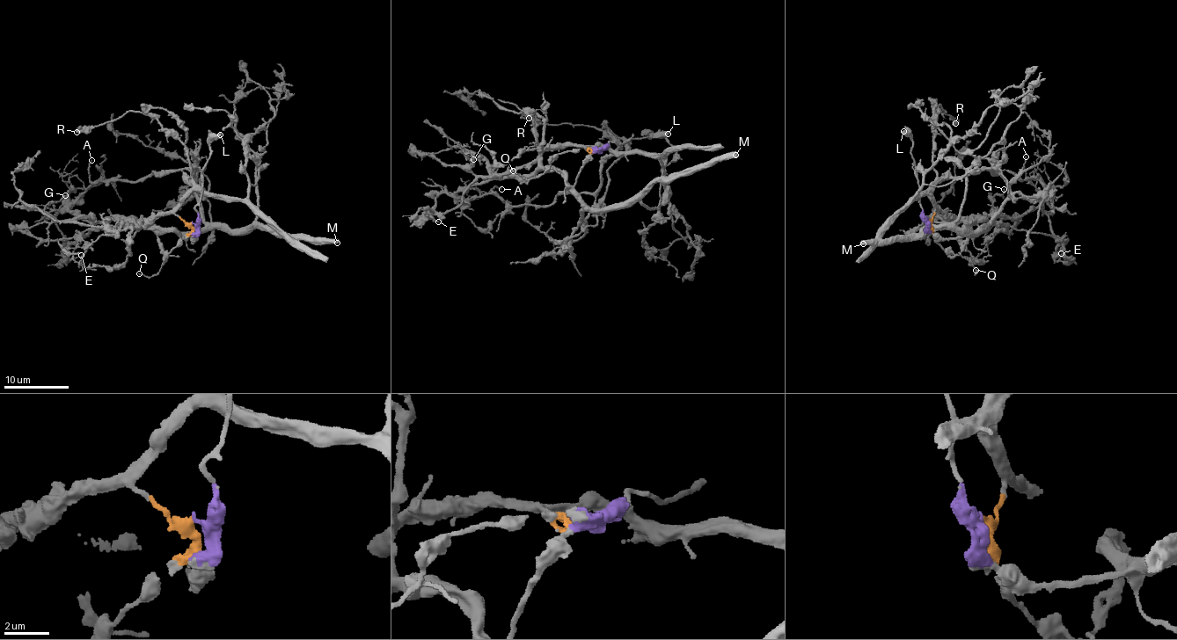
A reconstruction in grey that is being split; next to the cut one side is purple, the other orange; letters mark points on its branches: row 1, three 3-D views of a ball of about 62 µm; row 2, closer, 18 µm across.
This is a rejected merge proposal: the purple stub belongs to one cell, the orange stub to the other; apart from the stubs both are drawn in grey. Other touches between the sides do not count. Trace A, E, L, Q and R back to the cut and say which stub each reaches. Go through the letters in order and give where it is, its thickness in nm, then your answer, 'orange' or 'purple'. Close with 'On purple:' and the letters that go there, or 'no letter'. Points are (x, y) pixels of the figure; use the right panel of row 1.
A: (1026, 156) | 140 nm | orange
E: (1061, 253) | 150 nm | orange
L: (903, 131) | 500 nm | purple
Q: (975, 270) | 130 nm | orange
R: (955, 123) | 420 nm | orange
On purple: L

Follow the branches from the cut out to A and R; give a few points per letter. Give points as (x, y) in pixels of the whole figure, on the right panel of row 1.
A: (928, 219), (936, 208), (935, 182), (982, 169), (1008, 170), (1020, 180), (1034, 178), (1027, 176), (1026, 156)
R: (928, 219), (936, 208), (931, 188), (937, 170), (932, 164), (938, 105), (953, 118), (958, 118), (956, 123)

